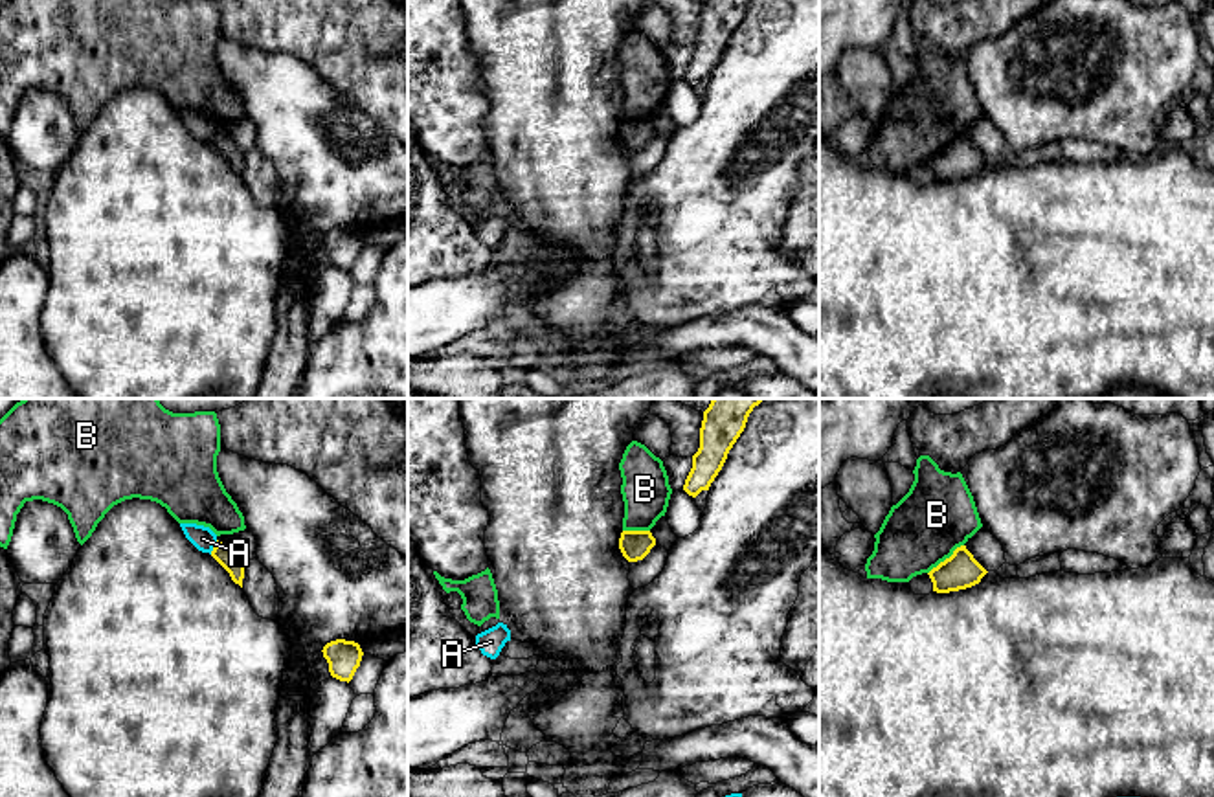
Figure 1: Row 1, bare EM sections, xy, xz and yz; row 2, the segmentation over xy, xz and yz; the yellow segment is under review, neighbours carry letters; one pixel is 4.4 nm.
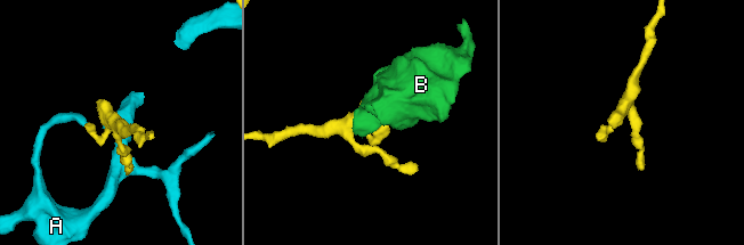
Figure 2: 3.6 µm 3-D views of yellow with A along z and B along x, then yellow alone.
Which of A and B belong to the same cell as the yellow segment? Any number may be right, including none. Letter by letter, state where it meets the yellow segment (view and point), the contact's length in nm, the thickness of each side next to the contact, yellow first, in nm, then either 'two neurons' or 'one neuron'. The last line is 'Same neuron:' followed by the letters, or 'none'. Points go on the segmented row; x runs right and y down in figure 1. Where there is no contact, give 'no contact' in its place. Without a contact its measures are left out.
A: meets yellow in xy at (213, 548); contact 70 nm long; 80 nm thick on the yellow side, 100 nm on the other; two neurons
B: meets yellow in yz at (946, 559); contact 200 nm long; 160 nm thick on the yellow side, 320 nm on the other; two neurons
Same neuron: none

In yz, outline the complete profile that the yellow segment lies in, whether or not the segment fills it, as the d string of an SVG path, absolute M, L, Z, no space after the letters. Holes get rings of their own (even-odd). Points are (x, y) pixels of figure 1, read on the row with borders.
M961 545L927 575L933 582L933 591L950 593L979 584L986 573L988 571L973 558L966 545Z

